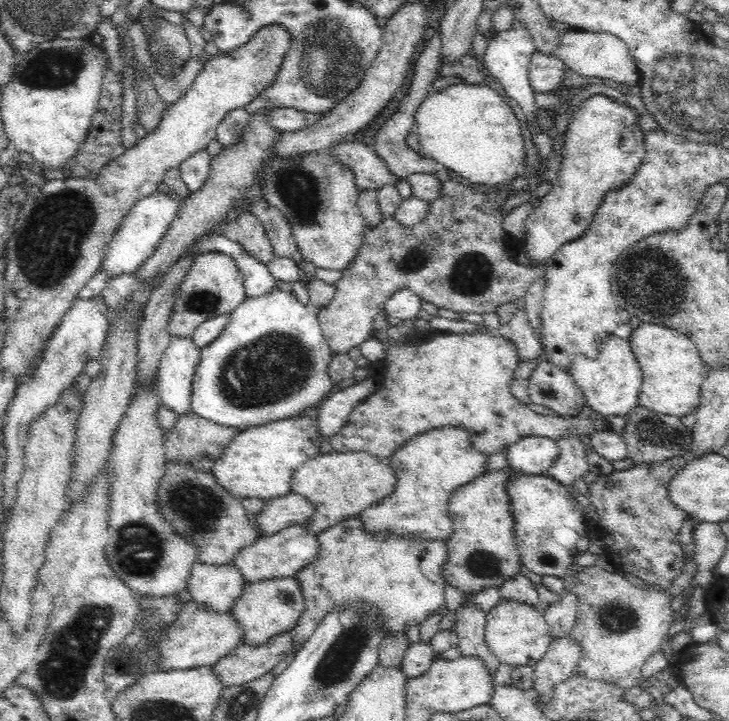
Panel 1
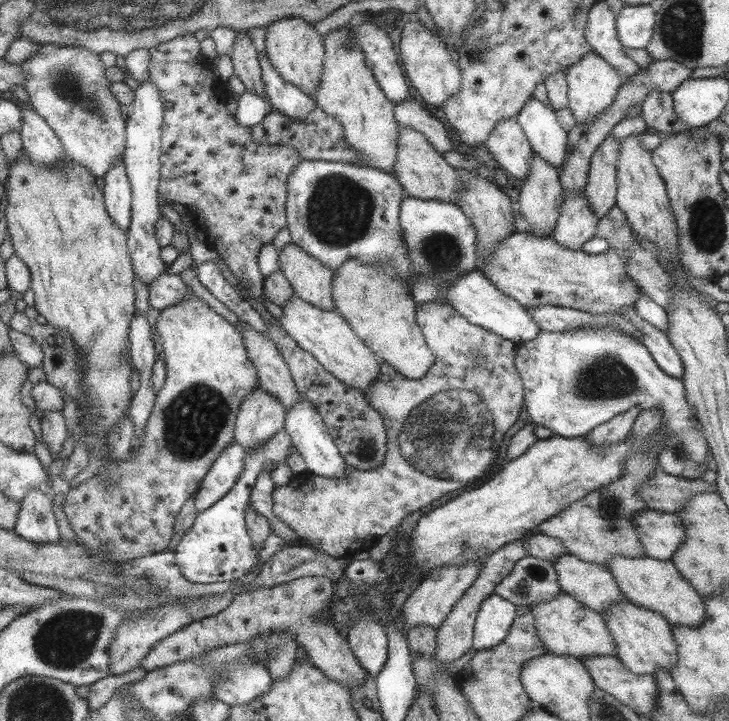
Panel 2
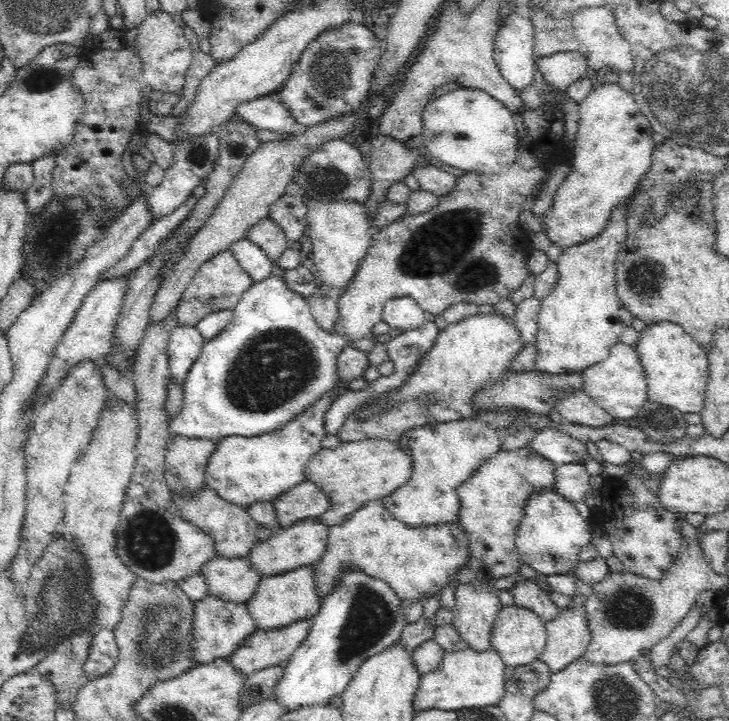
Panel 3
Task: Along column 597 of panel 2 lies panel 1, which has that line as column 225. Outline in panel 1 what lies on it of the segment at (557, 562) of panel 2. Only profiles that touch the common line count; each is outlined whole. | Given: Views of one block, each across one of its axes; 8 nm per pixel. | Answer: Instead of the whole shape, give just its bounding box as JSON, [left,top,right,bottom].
[185,561,244,613]

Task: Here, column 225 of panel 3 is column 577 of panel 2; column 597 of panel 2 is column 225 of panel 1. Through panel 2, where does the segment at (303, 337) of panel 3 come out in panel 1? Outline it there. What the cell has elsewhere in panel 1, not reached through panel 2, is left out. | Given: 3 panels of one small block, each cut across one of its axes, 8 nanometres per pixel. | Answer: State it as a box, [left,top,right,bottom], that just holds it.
[190,288,334,429]

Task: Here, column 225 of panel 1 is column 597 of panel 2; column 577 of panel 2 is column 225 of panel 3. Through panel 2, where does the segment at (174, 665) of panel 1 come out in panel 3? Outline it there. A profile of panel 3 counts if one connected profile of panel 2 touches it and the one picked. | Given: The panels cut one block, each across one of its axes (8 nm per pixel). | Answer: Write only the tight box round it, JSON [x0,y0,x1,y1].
[192,595,255,664]

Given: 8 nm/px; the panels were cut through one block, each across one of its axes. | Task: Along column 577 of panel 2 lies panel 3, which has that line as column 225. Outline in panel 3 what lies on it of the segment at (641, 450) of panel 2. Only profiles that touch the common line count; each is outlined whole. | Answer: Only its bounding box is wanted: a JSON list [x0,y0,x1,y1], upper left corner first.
[171,486,259,558]

